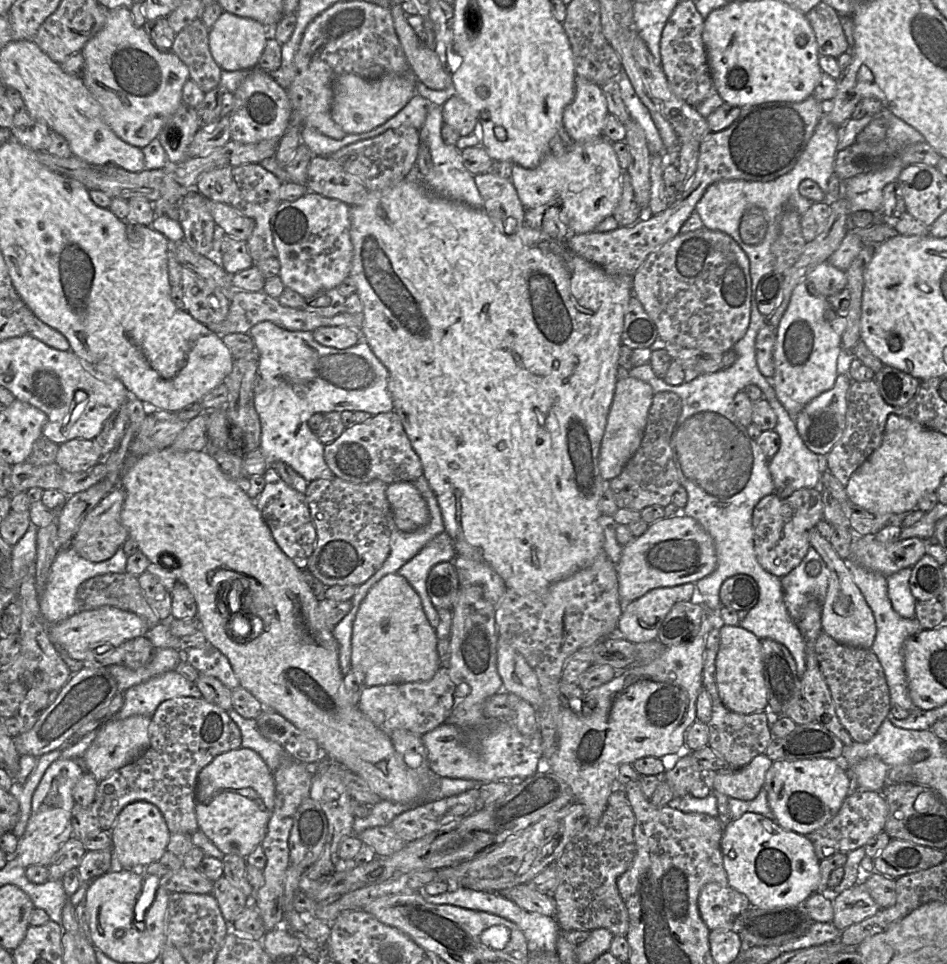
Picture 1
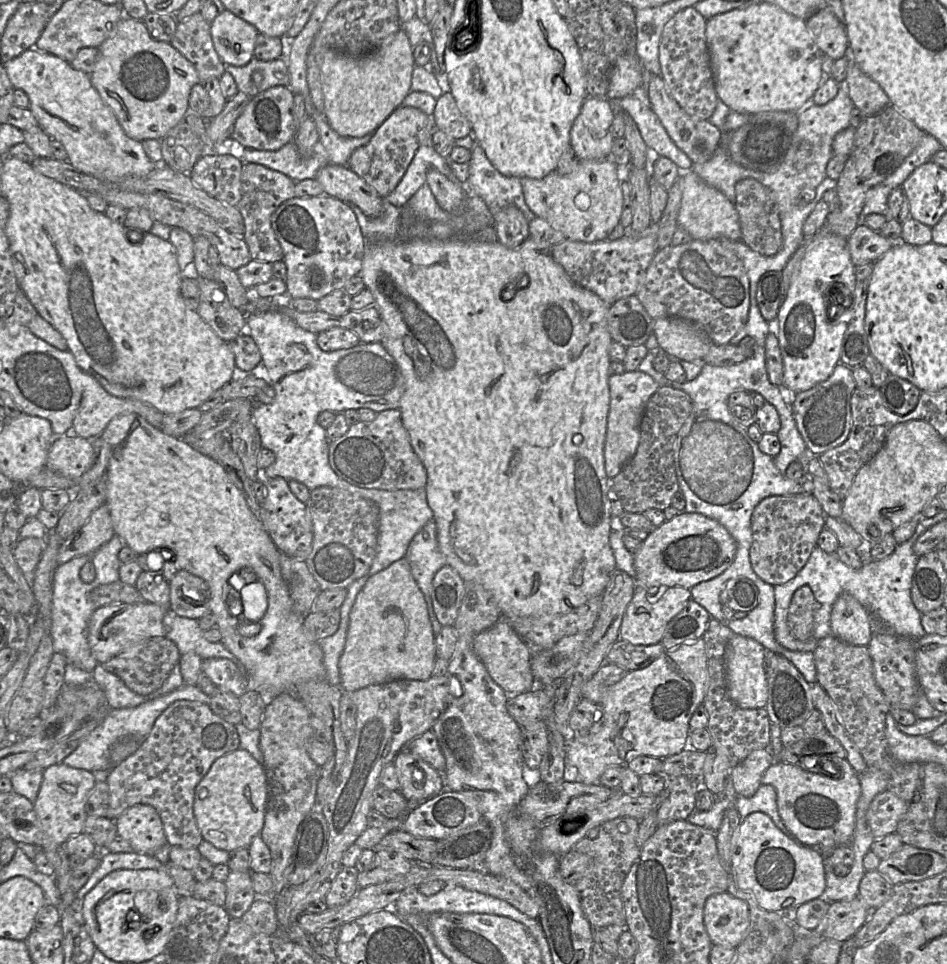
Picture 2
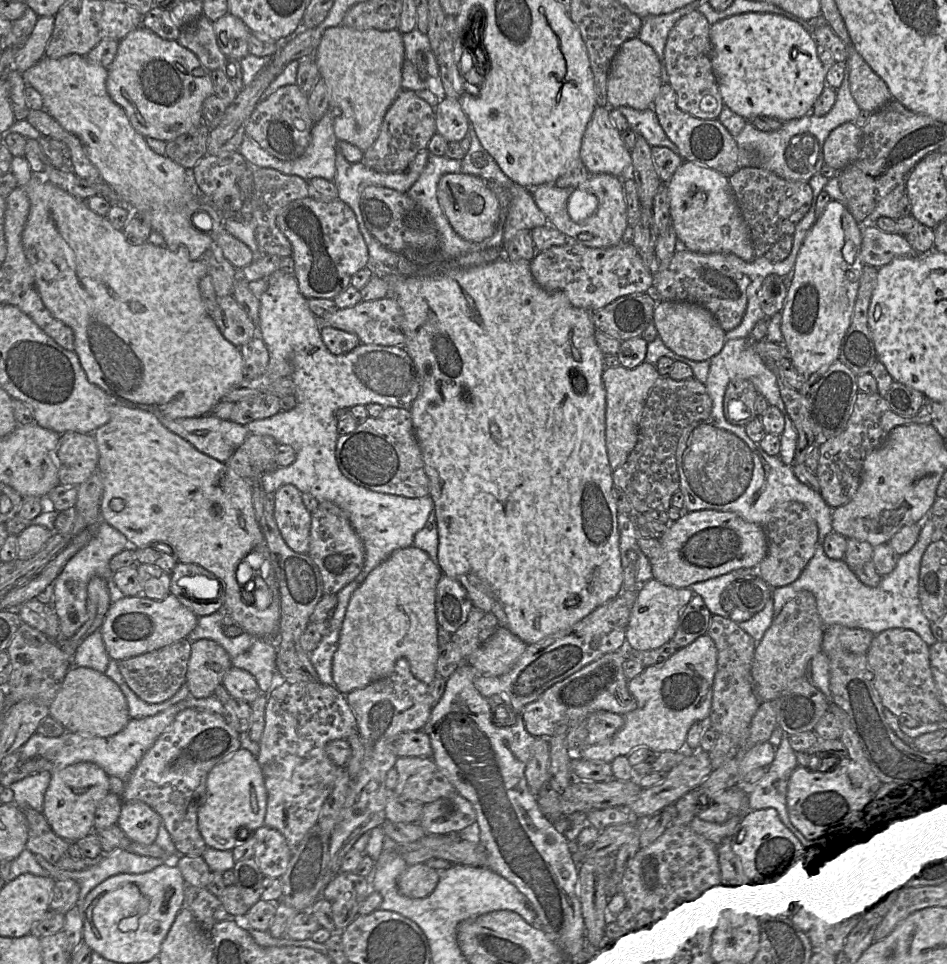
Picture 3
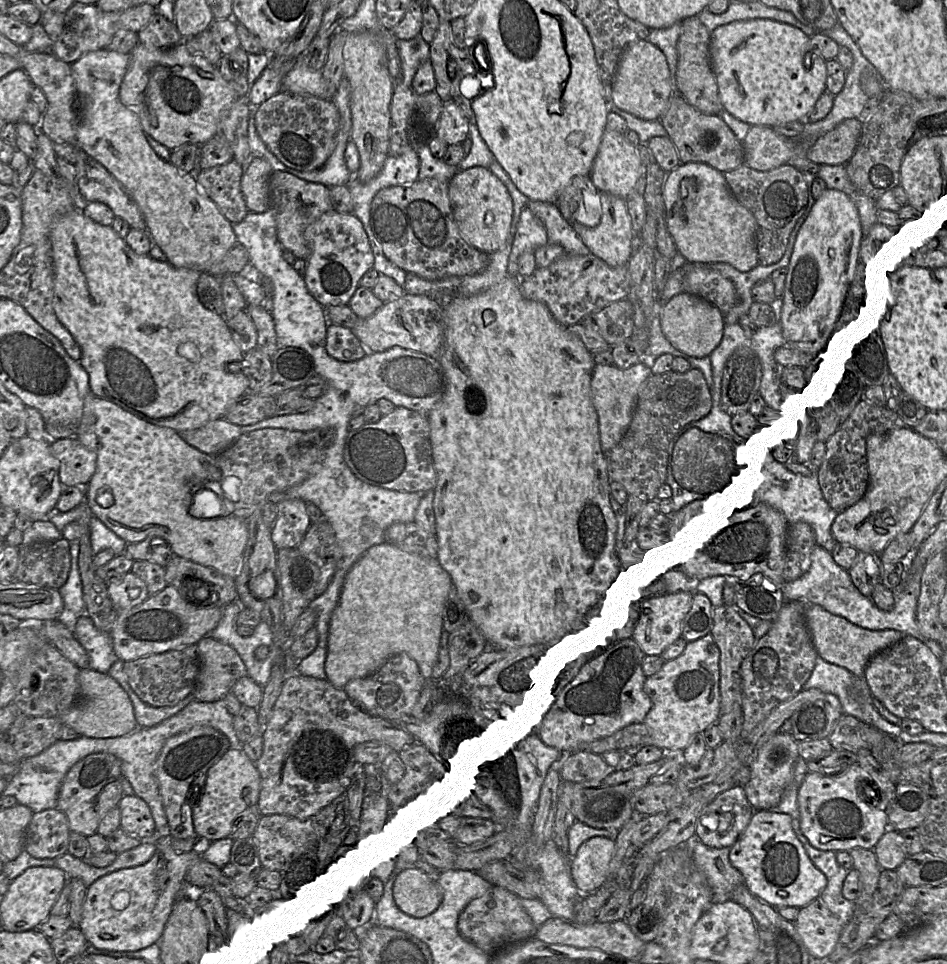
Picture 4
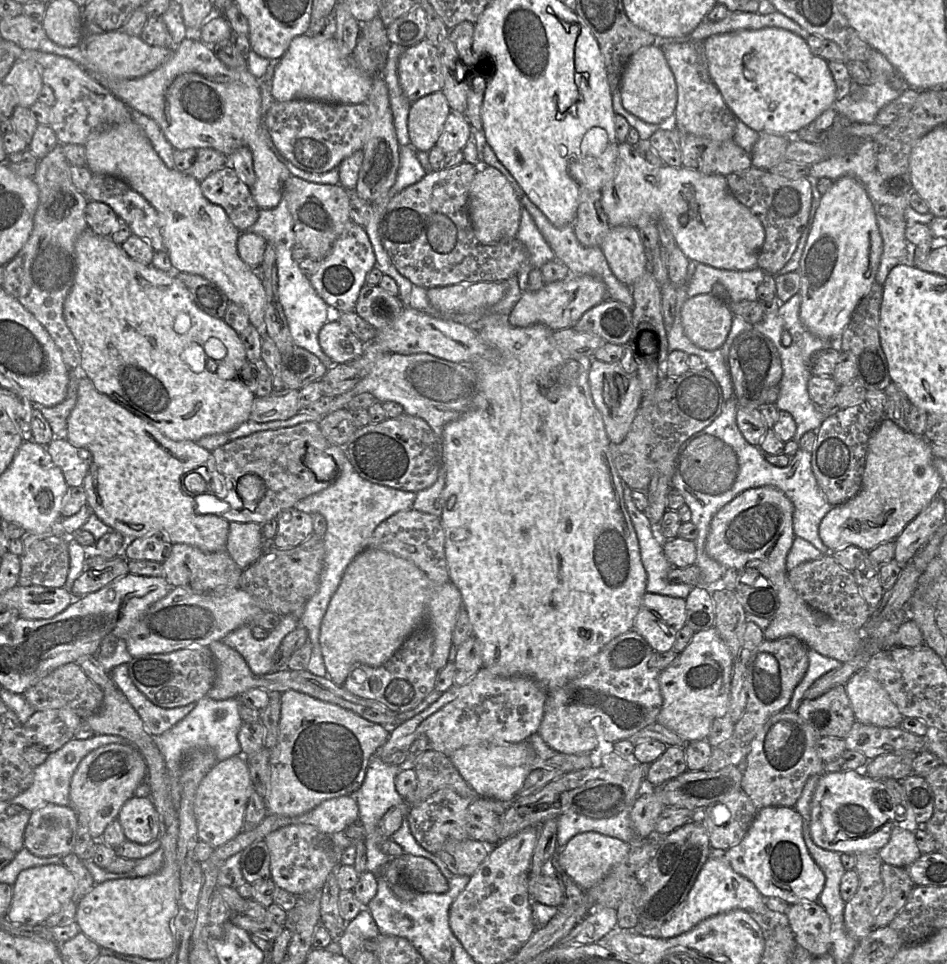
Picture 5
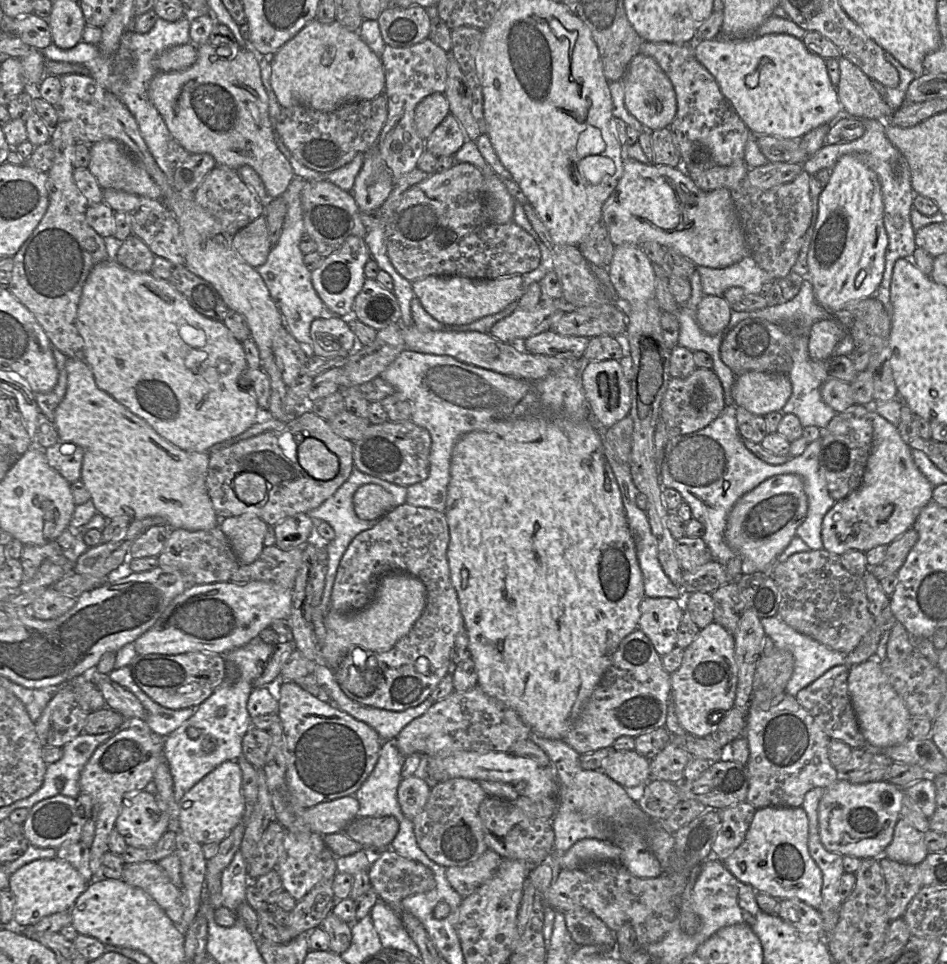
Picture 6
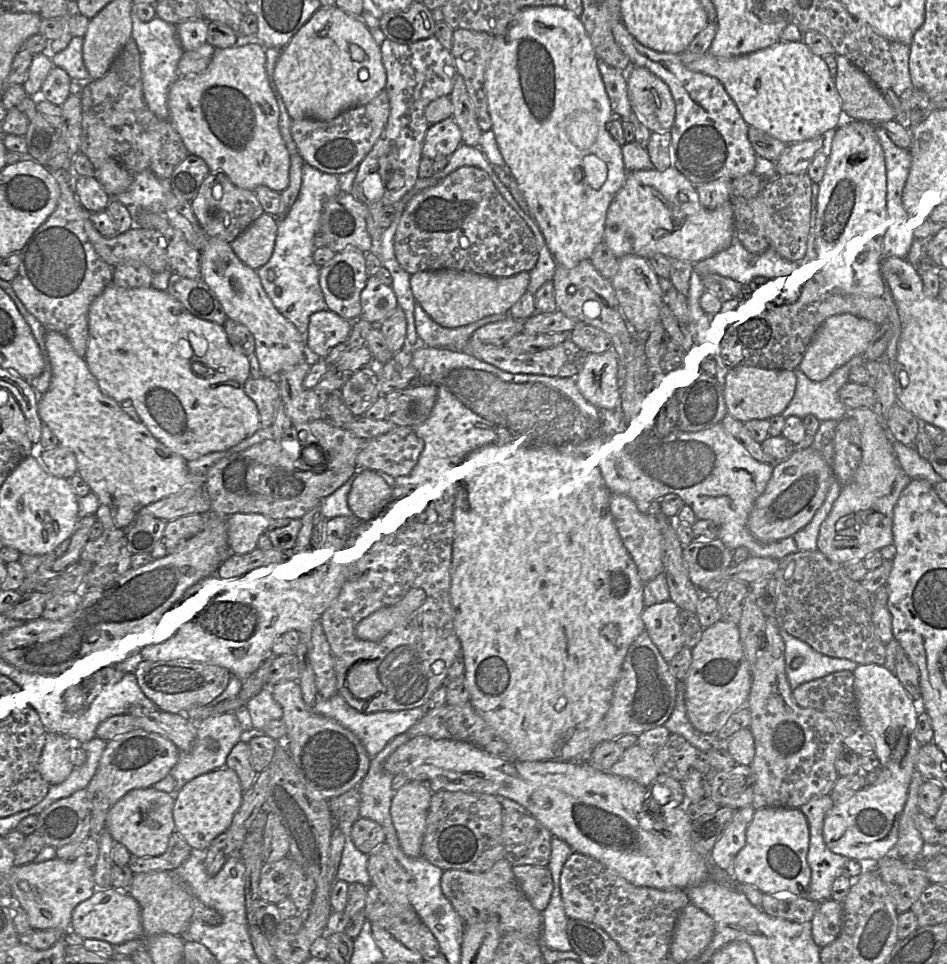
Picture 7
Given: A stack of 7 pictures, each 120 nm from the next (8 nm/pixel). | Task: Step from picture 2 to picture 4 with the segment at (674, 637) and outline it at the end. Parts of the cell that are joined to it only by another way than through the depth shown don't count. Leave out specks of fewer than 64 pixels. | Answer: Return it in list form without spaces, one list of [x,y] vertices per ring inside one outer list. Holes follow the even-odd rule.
[[[700,592],[692,594],[692,604],[682,622],[681,637],[688,643],[710,633],[713,626],[713,606]]]

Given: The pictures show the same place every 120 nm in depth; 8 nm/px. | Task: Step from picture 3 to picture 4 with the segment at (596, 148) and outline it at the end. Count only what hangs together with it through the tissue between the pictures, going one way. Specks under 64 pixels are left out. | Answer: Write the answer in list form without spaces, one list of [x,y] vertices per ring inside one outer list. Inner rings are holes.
[[[606,129],[590,172],[593,184],[601,191],[626,199],[635,190],[643,195],[646,184],[645,176],[646,166],[638,155],[637,147],[629,142],[624,134]]]

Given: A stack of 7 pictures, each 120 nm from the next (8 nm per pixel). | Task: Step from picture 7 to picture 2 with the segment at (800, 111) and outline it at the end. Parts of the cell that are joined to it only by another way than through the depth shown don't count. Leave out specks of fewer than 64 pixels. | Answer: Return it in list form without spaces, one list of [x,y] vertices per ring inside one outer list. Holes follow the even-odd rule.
[[[760,2],[744,9],[736,9],[714,16],[707,21],[706,39],[717,96],[726,106],[729,107],[729,109],[731,109],[731,111],[748,115],[768,111],[798,112],[803,107],[813,102],[812,97],[825,78],[825,75],[822,71],[823,54],[816,45],[805,20],[790,15],[780,7],[771,3]]]

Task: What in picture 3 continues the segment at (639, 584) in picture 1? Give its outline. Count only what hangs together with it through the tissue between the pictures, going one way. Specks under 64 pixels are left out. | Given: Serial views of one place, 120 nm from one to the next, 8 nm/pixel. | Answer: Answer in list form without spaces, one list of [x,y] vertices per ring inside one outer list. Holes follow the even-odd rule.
[[[716,510],[687,512],[670,523],[659,542],[661,555],[650,559],[653,579],[676,588],[687,588],[737,569],[757,567],[767,552],[762,525],[747,522],[734,512]]]

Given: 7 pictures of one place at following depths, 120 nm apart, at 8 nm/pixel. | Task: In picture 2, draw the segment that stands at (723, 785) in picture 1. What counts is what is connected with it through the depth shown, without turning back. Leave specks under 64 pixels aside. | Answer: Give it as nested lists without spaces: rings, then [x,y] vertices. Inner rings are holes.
[[[769,748],[752,751],[744,760],[731,768],[730,780],[738,796],[753,796],[760,785],[765,771],[776,759]]]

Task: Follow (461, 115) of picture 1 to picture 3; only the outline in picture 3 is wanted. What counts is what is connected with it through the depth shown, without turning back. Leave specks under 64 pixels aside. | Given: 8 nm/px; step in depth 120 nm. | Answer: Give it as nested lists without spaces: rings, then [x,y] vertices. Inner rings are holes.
[[[445,97],[435,107],[436,132],[448,142],[460,142],[469,130],[470,122],[459,99]]]

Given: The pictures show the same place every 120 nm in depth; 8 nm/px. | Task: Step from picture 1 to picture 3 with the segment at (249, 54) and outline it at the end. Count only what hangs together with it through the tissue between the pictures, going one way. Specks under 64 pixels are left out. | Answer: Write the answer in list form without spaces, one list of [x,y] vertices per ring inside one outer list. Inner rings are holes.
[[[227,13],[213,22],[218,46],[227,58],[243,59],[249,54],[249,28],[245,23]]]

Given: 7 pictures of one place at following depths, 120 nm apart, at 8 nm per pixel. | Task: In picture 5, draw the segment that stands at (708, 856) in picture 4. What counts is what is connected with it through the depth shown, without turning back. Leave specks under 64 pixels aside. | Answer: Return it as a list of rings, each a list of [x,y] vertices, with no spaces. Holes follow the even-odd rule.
[[[711,848],[711,853],[688,891],[684,902],[672,916],[660,927],[639,929],[639,932],[635,933],[650,938],[669,939],[691,930],[708,917],[734,909],[742,909],[757,914],[769,911],[764,903],[764,897],[750,880],[733,870],[723,855],[724,851],[712,850]]]

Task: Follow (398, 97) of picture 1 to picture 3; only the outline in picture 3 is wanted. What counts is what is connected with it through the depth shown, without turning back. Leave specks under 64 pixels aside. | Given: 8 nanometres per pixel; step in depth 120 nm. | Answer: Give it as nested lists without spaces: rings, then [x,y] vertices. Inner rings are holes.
[[[342,25],[330,27],[326,29],[320,40],[320,43],[315,51],[315,61],[320,74],[320,77],[324,80],[328,93],[329,93],[329,108],[333,111],[334,117],[334,133],[338,140],[344,140],[357,146],[360,150],[365,152],[369,149],[375,142],[380,128],[383,122],[383,119],[386,115],[388,108],[391,106],[393,101],[396,99],[398,93],[403,89],[402,88],[402,66],[405,60],[405,47],[403,43],[403,34],[398,30],[376,30],[376,29],[367,29],[367,30],[357,30]]]

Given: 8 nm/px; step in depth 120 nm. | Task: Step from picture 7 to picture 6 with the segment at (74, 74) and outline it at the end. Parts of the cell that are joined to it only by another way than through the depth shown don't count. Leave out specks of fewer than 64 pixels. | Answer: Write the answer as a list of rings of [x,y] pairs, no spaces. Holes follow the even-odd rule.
[[[83,40],[70,49],[61,49],[52,42],[41,51],[47,60],[84,65],[89,75],[104,88],[113,73],[113,58],[103,55],[98,45]]]

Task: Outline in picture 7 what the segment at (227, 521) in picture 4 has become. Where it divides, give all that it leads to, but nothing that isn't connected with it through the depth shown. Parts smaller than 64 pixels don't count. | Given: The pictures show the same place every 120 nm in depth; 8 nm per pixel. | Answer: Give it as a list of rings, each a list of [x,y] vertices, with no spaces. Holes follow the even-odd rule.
[[[55,331],[45,333],[45,345],[51,363],[48,390],[39,397],[38,414],[59,440],[77,459],[78,475],[89,485],[102,505],[133,504],[143,508],[183,490],[202,489],[206,477],[189,473],[187,461],[158,441],[149,429],[133,420],[112,398],[104,395],[84,358],[76,354],[69,341]]]

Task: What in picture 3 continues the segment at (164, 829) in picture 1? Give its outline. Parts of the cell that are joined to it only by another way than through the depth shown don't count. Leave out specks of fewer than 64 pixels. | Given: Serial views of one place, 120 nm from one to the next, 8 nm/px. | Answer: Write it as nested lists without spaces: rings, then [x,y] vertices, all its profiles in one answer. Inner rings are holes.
[[[135,801],[123,803],[117,824],[131,842],[150,845],[155,843],[161,823],[155,810],[144,802]]]

